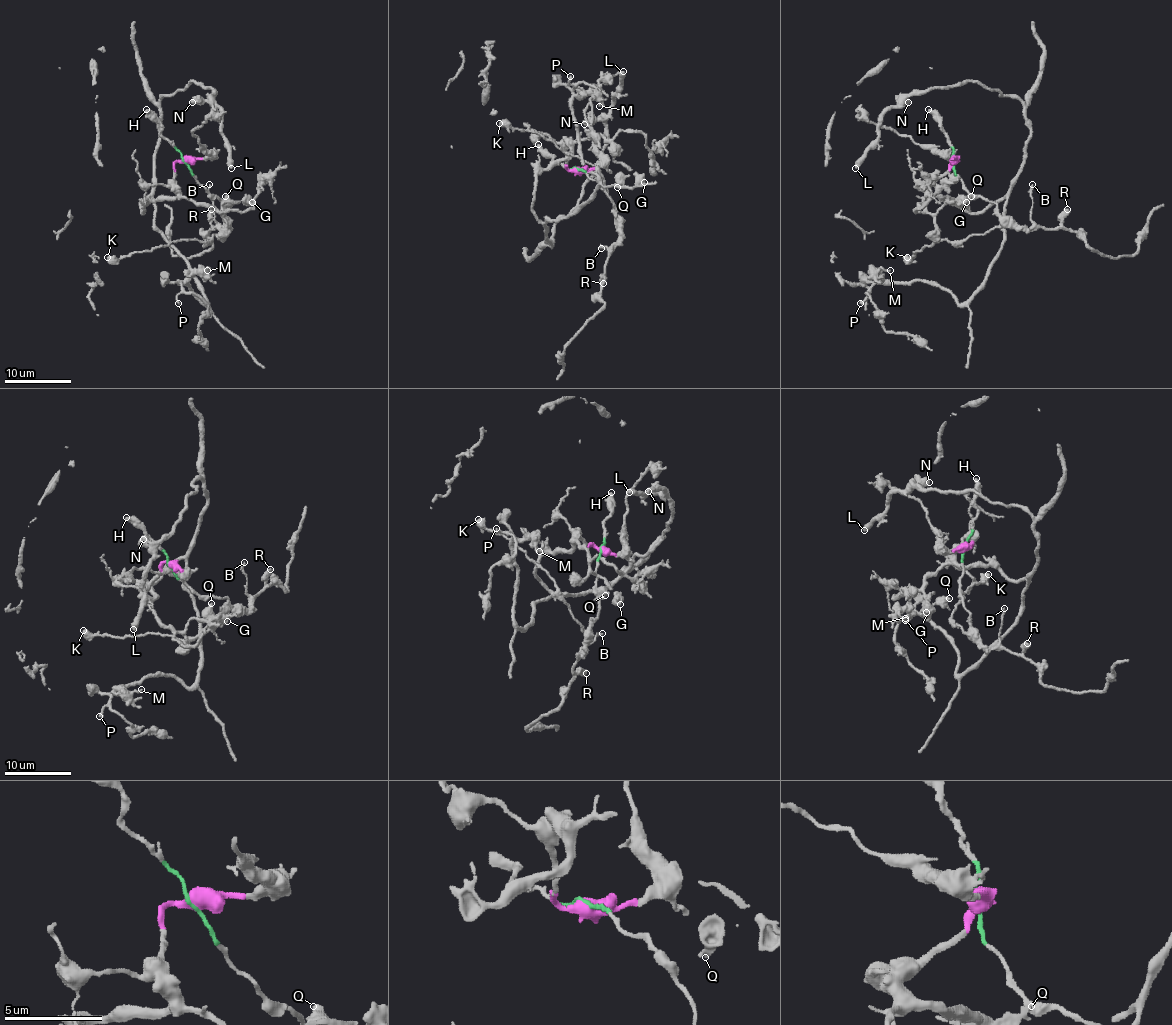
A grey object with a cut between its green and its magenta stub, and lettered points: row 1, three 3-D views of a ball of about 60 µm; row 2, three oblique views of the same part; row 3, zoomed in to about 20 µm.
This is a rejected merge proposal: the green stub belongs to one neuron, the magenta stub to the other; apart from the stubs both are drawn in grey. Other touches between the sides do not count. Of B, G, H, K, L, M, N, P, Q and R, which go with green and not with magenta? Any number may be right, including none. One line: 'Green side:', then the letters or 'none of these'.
Green side: B, H, K, R

